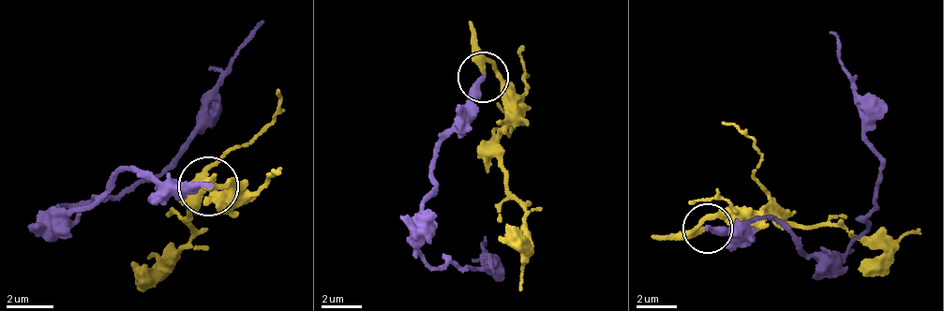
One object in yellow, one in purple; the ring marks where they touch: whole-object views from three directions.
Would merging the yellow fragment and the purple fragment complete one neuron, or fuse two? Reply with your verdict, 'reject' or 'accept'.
accept

